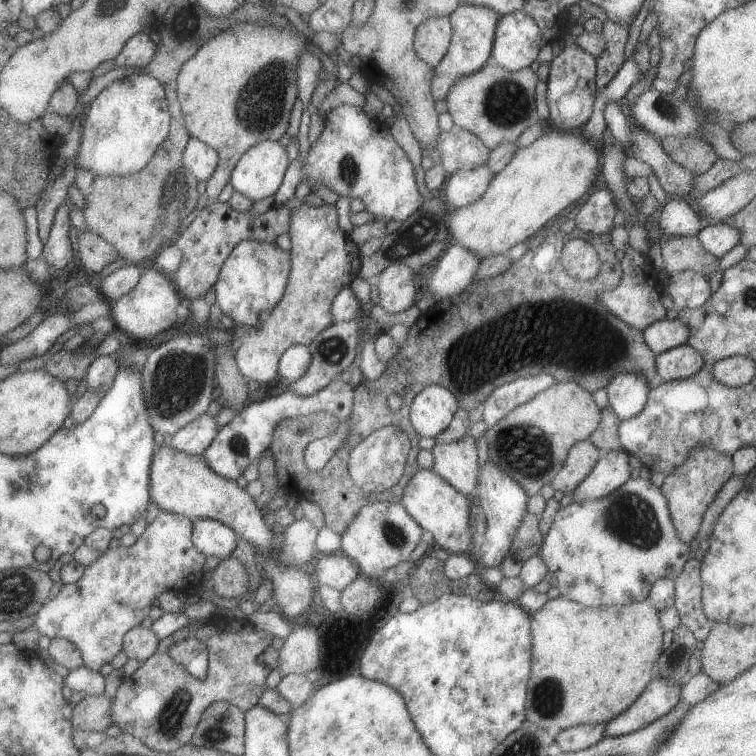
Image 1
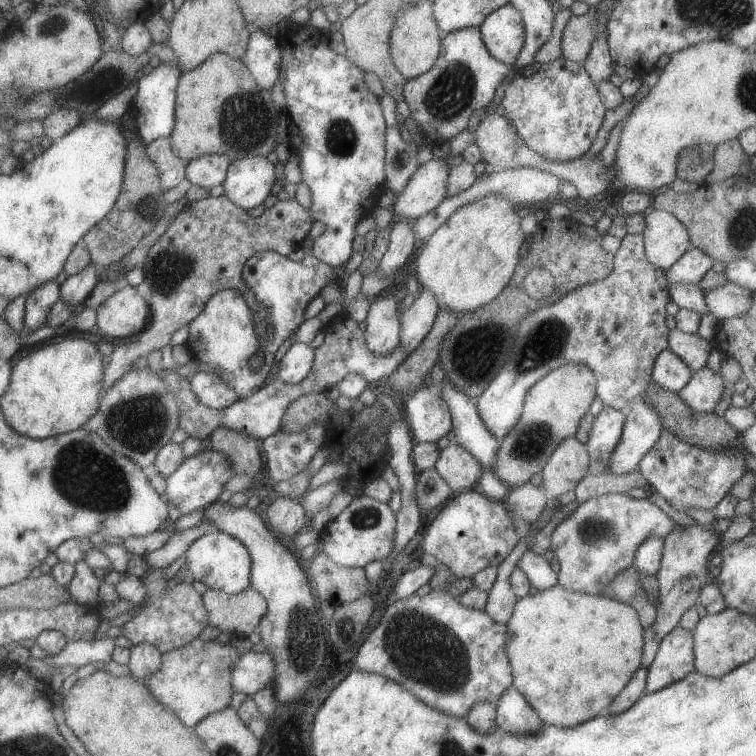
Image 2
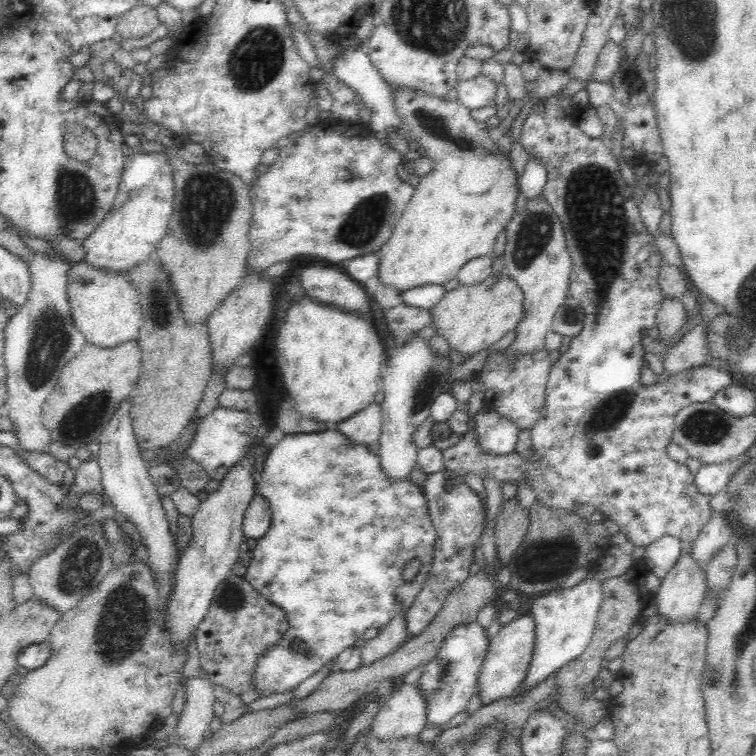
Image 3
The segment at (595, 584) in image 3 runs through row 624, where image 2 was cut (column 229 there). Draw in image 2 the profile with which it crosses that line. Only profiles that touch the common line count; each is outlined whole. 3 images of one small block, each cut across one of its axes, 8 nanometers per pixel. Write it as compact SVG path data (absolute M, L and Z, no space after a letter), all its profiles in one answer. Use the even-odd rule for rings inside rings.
M215 527L211 528L211 532L196 538L184 553L186 564L194 580L206 584L209 589L222 590L228 595L234 595L250 585L251 561L247 549L239 540Z

